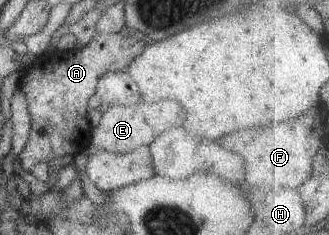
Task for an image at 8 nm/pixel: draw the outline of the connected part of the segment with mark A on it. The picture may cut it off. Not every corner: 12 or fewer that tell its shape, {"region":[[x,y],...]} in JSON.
{"region":[[95,33],[22,71],[32,128],[18,159],[89,148],[87,101],[146,47]]}

